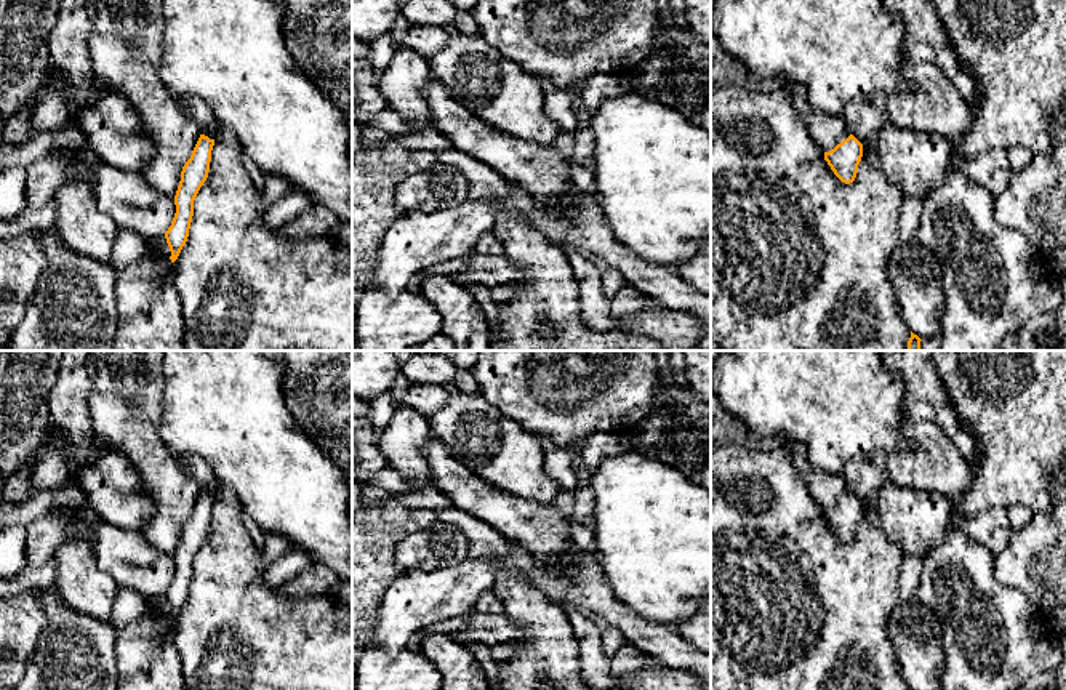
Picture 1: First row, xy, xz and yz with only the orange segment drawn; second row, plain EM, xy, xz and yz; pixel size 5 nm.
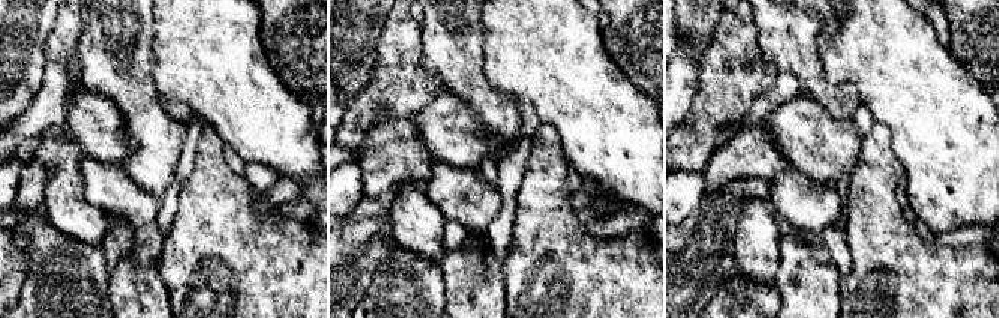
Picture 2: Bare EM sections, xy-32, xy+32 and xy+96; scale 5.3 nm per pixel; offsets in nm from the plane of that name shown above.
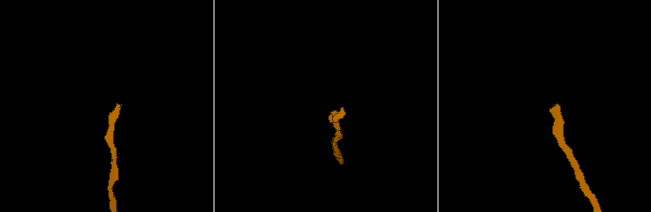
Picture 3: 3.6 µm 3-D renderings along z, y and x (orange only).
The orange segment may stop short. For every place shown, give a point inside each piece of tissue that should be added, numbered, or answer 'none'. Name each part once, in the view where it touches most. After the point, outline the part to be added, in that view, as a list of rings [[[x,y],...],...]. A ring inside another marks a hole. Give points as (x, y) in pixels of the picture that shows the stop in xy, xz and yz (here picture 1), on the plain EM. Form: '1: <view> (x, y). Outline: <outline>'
1: yz (826, 489). Outline: [[[711,386],[711,443],[719,442],[731,442],[765,451],[778,450],[786,442],[791,448],[791,461],[795,474],[824,511],[832,509],[852,493],[844,474],[829,474],[815,467],[802,443],[781,439],[759,439],[741,418],[725,408]]]

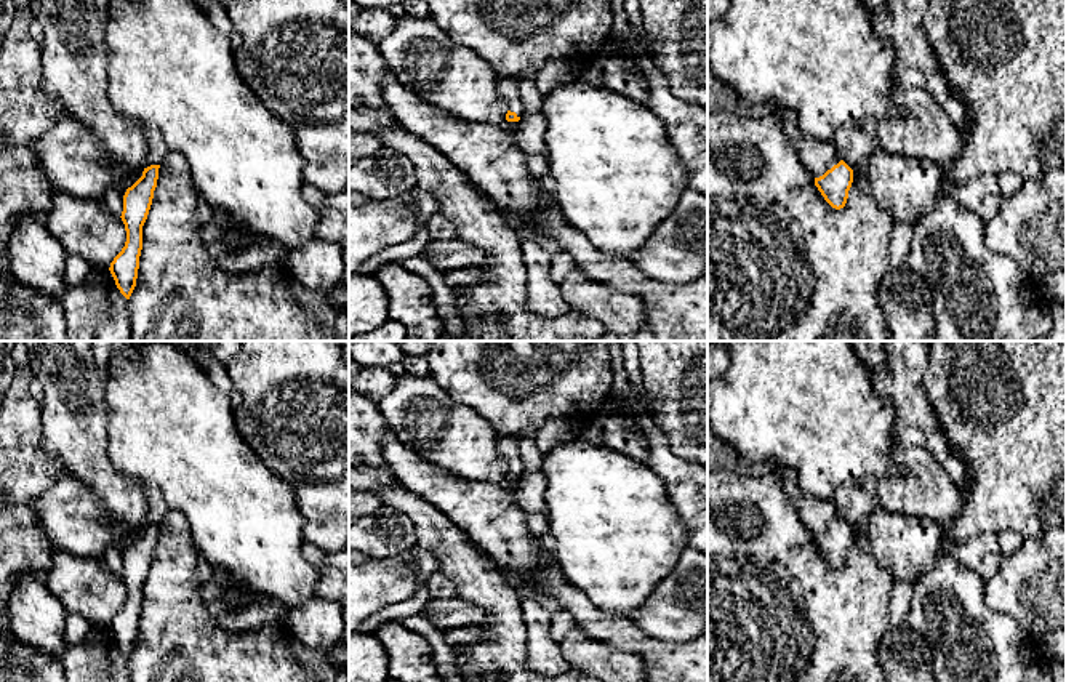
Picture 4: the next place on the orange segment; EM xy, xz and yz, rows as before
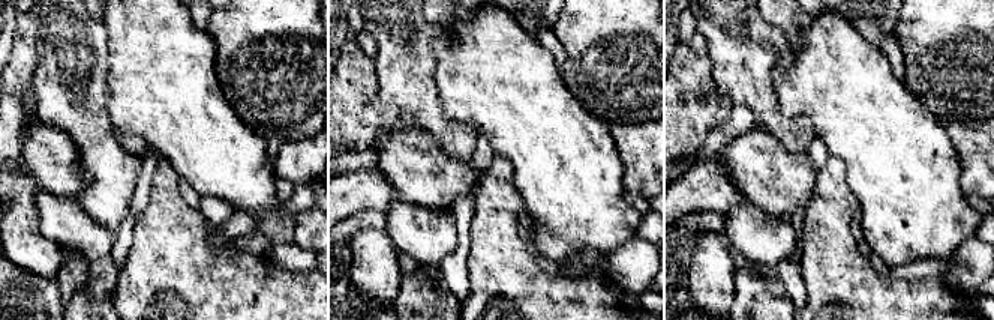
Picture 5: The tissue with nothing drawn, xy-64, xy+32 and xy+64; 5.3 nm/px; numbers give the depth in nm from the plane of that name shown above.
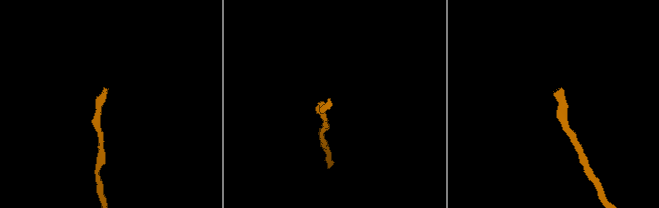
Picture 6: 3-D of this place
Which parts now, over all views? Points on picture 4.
1: yz (817, 514). Outline: [[[707,421],[707,469],[709,467],[722,467],[755,477],[768,475],[776,467],[781,474],[781,487],[786,499],[815,536],[823,535],[842,519],[834,499],[820,499],[805,493],[792,469],[771,464],[749,464],[731,443],[715,434]]]

